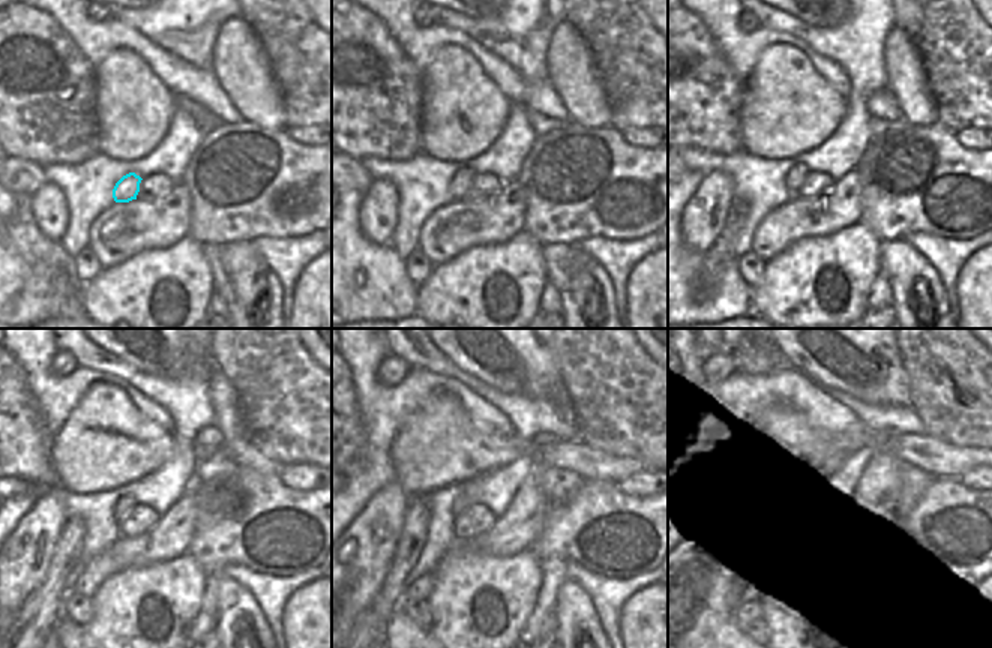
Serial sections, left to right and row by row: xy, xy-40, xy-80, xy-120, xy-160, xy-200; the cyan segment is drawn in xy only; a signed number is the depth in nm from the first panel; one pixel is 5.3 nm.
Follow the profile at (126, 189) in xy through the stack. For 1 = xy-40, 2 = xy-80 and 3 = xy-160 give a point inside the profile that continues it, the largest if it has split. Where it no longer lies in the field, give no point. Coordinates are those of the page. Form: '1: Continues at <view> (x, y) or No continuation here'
1: Continues at xy-40 (461, 182)
2: Continues at xy-80 (796, 176)
3: Continues at xy-160 (461, 503).

